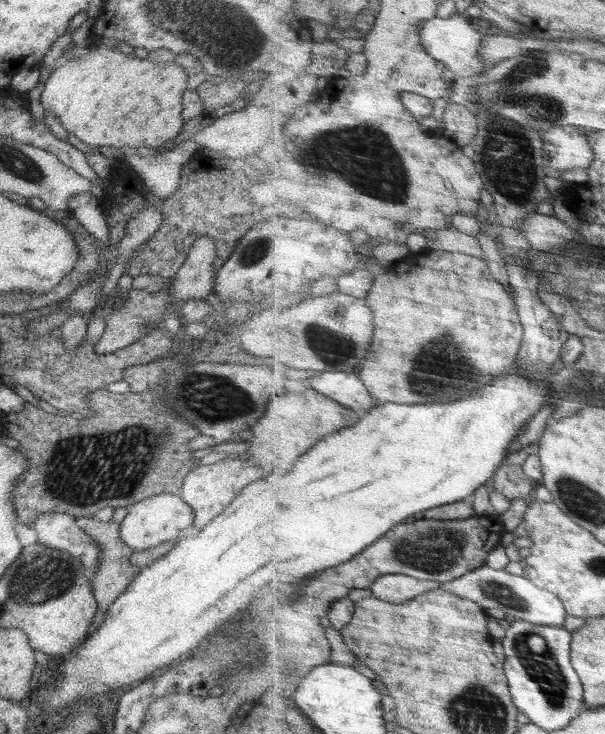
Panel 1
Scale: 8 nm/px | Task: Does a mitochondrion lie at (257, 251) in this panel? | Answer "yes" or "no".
yes

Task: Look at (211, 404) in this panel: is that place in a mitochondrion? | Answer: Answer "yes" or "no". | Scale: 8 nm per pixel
yes

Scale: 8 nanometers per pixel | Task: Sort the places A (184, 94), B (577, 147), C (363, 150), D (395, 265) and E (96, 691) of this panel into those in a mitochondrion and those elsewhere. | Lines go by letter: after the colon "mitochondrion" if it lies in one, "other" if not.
A: other
B: other
C: mitochondrion
D: other
E: other

